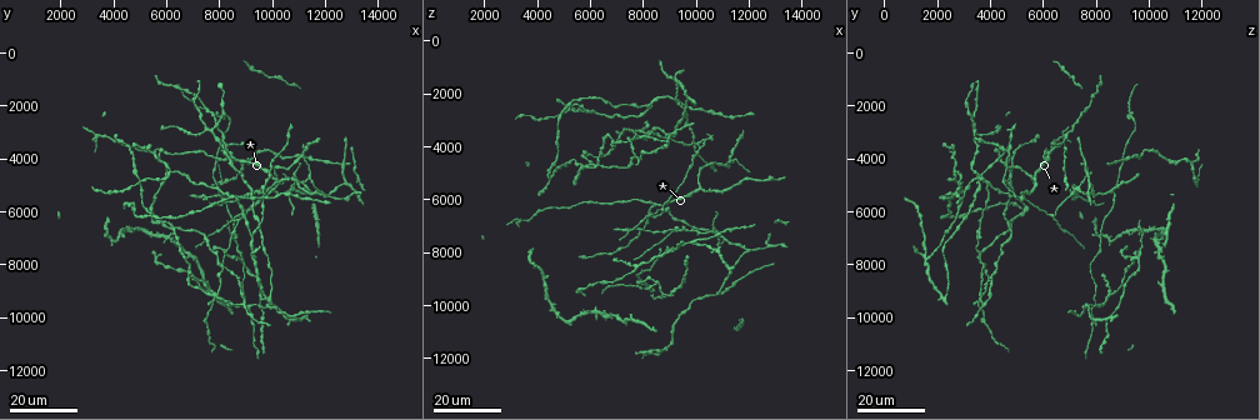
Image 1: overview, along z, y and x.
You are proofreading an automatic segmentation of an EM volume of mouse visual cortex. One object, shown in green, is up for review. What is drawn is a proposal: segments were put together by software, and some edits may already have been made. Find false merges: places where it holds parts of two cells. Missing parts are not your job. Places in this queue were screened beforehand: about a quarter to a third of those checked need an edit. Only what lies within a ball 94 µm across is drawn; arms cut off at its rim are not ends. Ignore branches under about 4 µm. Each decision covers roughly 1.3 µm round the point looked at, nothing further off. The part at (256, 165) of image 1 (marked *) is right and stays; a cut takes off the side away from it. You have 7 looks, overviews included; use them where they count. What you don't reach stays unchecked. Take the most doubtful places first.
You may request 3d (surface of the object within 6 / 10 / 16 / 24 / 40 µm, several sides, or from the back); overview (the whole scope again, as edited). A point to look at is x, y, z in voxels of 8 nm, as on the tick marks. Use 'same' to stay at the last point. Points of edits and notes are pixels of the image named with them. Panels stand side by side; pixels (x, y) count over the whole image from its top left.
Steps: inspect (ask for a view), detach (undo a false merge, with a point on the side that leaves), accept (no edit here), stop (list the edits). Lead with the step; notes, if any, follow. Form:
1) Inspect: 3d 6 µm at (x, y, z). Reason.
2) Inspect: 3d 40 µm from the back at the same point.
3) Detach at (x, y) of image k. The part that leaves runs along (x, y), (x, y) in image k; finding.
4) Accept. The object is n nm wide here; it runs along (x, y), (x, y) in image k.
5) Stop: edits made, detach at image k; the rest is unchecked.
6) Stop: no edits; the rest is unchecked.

Inspect: 3d 24 µm at (8700, 7900, 9600). Arms part here.

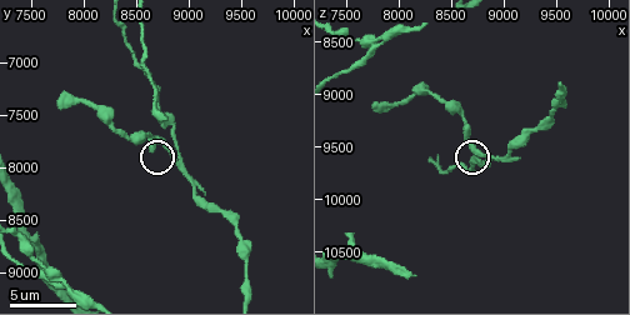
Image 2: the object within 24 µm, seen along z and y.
Inspect: 3d 6 µm at (8820, 7780, 9560). Zoom in.

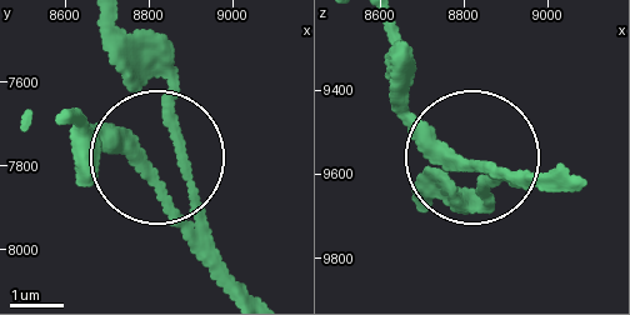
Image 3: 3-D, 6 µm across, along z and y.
Accept. The object is 220 nm wide here; all the same cell.

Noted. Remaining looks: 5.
Inspect: 3d 16 µm at (11100, 3800, 4600). Three-way junction.

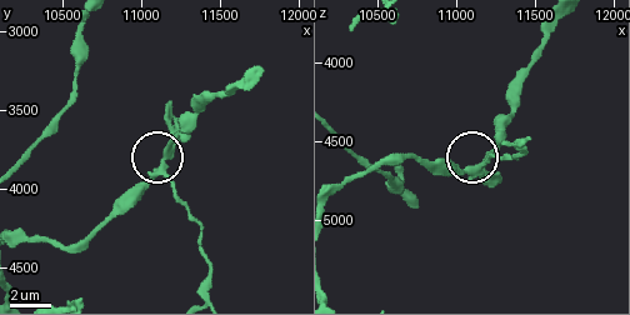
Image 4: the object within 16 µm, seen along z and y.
Inspect: 3d 10 µm at (11140, 3880, 4660).

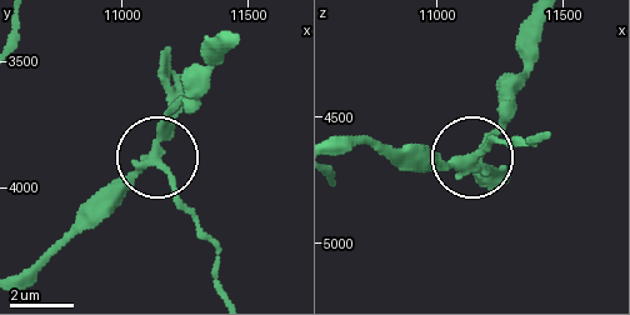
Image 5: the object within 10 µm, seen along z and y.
Detach at (178, 196) of image 5. 3 arms meet here; the part that leaves runs along (150, 163), (216, 250), (223, 291) in image 5; a second cell is stuck on.

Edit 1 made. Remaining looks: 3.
Inspect: overview.

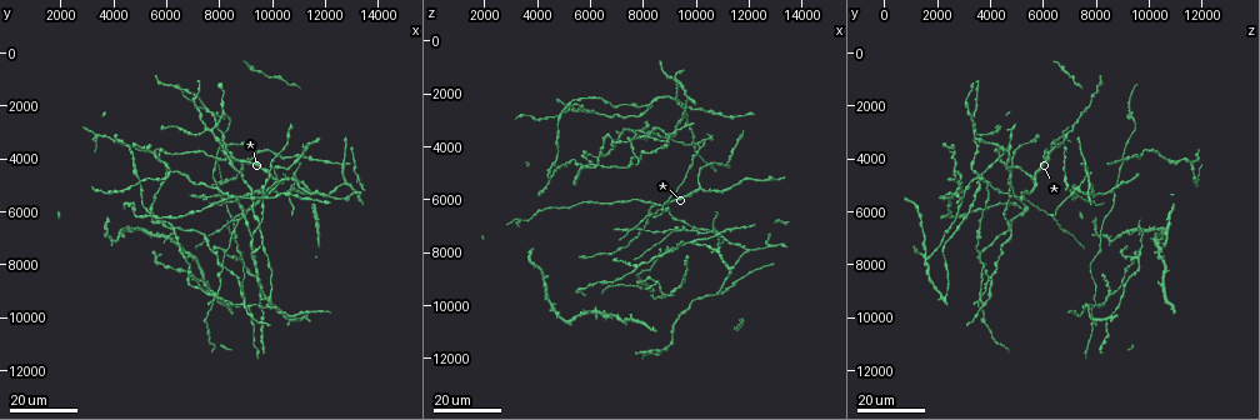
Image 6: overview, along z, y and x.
Inspect: 3d 24 µm at (7900, 9200, 3700).

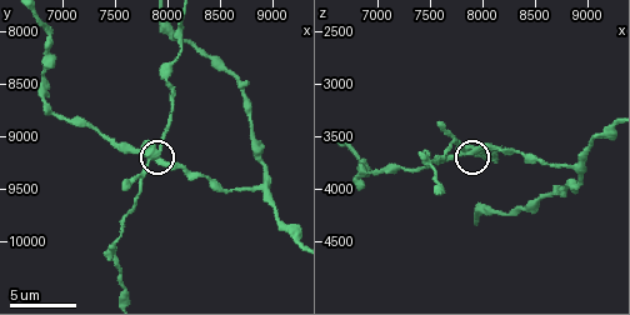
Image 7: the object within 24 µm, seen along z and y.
Inspect: 3d 10 µm at (7800, 9200, 3640).

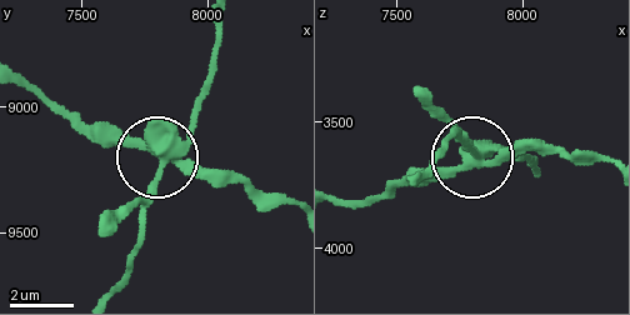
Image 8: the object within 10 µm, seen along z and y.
Detach at (196, 114) of image 8. The side arm is 23 µm long; the part that leaves runs along (160, 151), (188, 136), (214, 23) in image 8; two cells meet here.

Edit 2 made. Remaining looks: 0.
Stop: edits made, detach at image 5, detach at image 8; the rest is unchecked.

